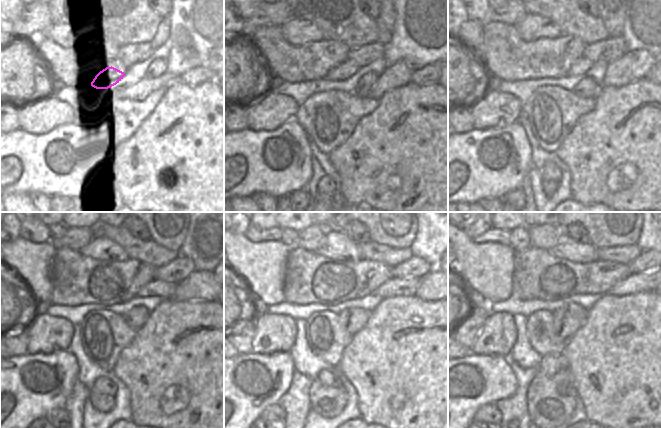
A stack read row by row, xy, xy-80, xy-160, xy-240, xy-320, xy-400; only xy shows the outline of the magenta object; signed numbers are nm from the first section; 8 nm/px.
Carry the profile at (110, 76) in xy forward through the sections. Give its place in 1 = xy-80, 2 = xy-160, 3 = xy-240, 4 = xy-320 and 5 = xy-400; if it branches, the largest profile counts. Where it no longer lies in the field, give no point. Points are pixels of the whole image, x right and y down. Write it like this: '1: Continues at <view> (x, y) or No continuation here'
1: Continues at xy-80 (348, 68)
2: Continues at xy-160 (582, 65)
3: Continues at xy-240 (156, 288)
4: Continues at xy-320 (394, 287)
5: Continues at xy-400 (638, 282).

